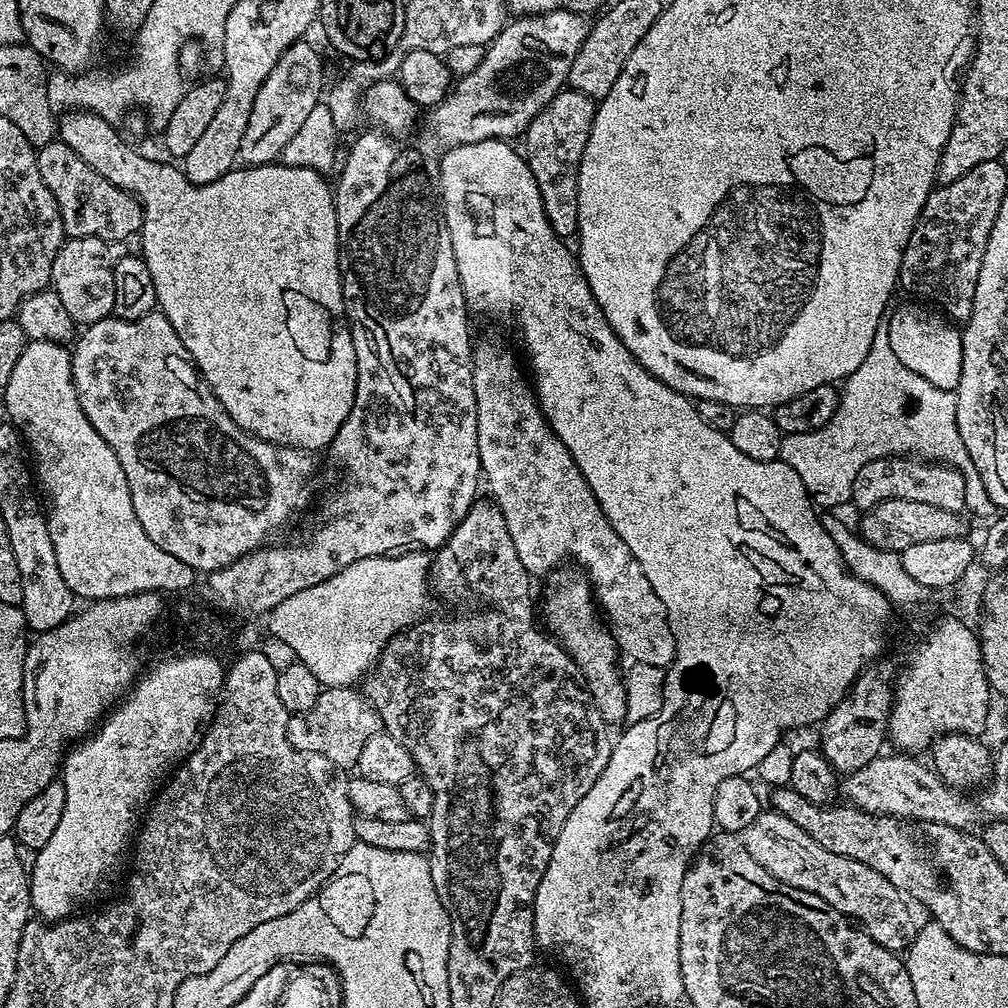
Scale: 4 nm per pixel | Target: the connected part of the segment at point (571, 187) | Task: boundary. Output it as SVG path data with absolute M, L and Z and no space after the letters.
M561 90L543 110L528 123L522 135L522 155L542 198L544 213L552 232L561 238L575 237L578 232L578 198L576 179L582 154L596 117L597 101L581 92Z

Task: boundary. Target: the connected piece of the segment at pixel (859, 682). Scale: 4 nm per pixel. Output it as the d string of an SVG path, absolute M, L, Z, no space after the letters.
M865 670L857 676L848 693L830 709L819 725L819 751L824 753L826 762L837 774L847 774L854 770L862 770L866 762L881 755L880 748L886 744L888 714L892 711L893 685L880 672Z

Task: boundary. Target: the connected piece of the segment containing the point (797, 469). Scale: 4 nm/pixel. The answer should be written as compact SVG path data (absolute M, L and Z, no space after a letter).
M880 323L878 330L874 334L874 342L870 342L870 350L866 354L866 358L862 358L862 366L858 366L858 370L854 370L843 381L842 387L839 389L840 404L836 407L836 413L824 421L819 428L810 432L790 432L787 433L780 441L779 459L786 462L786 466L790 466L790 470L794 470L794 474L798 474L798 478L802 478L802 486L806 486L808 495L820 500L825 509L835 509L835 504L848 504L852 498L852 487L854 486L854 478L858 478L858 470L862 470L862 466L866 466L866 462L874 462L875 460L886 460L889 458L919 458L924 462L935 462L937 464L946 464L949 468L957 468L962 474L962 478L966 482L966 502L965 509L969 513L971 511L976 516L988 516L992 518L997 515L998 509L994 502L990 502L990 494L986 494L986 486L982 482L982 478L978 474L978 470L974 466L974 462L970 458L970 454L966 450L966 442L962 442L962 438L958 434L958 410L956 409L955 392L947 392L946 390L938 390L938 386L930 386L930 382L926 382L926 378L921 378L918 374L914 374L914 370L906 370L906 366L902 366L902 362L898 362L898 357L894 354L894 350L890 347L890 338L888 337L887 323Z

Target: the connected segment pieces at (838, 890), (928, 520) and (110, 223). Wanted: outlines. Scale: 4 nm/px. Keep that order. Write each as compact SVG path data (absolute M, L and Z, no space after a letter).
M774 810L761 811L760 816L754 818L750 826L746 826L742 839L750 858L754 858L754 862L774 874L774 878L798 890L818 894L818 898L830 902L834 910L855 921L883 948L900 954L912 943L914 923L912 924L912 912L908 909L909 901L905 893L886 882L886 878L882 878L878 870L870 870L870 866L854 862L854 858L822 850L822 846L818 846L818 842L814 842L810 834L798 830L798 826L790 822L790 818Z
M887 500L863 513L858 527L858 535L872 547L882 551L901 553L906 546L918 542L934 542L937 538L965 538L969 535L964 512L941 510L927 502L910 502L909 500Z
M59 138L52 140L36 153L38 170L42 174L42 182L50 186L50 194L58 202L58 210L62 214L64 231L69 237L97 236L113 242L124 240L127 236L135 237L144 220L144 210L139 200L130 198L129 193L118 190L111 180L104 180L70 146L66 146Z

